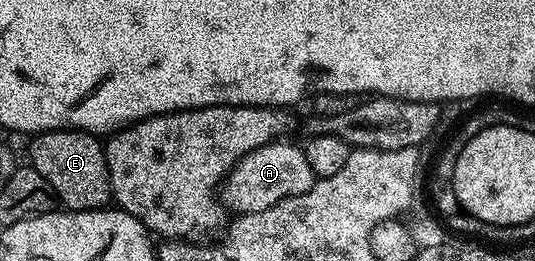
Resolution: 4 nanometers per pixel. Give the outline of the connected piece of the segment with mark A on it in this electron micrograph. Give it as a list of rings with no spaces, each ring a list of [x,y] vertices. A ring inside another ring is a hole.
[[[279,139],[244,155],[226,175],[220,186],[220,200],[231,214],[264,211],[289,197],[304,195],[316,180],[312,167],[308,167],[306,150],[301,144],[289,145],[289,140]]]

